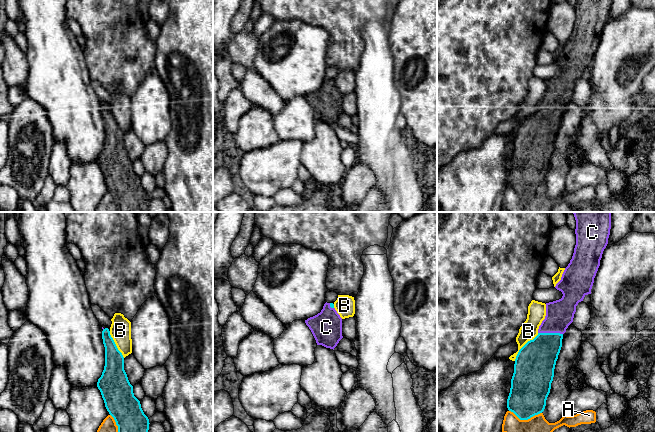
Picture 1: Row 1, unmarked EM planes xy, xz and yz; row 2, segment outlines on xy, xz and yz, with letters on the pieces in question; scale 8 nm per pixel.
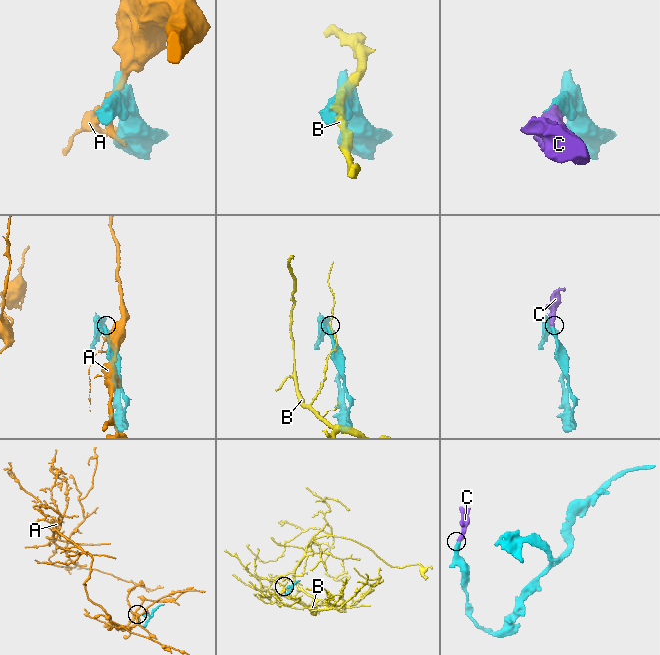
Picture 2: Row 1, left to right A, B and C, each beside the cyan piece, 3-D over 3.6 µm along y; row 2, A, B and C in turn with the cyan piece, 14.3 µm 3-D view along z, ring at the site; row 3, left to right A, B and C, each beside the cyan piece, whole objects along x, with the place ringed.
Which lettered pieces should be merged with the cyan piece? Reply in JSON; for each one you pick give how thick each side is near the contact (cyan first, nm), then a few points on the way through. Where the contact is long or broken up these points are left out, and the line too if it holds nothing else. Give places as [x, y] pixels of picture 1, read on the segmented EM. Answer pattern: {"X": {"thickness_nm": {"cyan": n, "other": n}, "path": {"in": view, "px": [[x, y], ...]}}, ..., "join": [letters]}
{"C": {"thickness_nm": {"cyan": 320, "other": 220}, "path": {"in": "yz", "px": [[536, 360], [548, 343], [550, 333], [559, 314]]}}, "join": ["C"]}

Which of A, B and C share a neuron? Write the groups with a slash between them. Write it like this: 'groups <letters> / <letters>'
groups A / B / C

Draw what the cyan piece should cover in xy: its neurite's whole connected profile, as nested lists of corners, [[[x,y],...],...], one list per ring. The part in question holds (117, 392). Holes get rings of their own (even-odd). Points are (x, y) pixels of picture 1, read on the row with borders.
[[[108,328],[103,329],[105,366],[97,387],[105,407],[114,418],[118,432],[148,432],[149,419],[144,414],[140,401],[134,396],[124,370],[124,357],[118,350]]]

